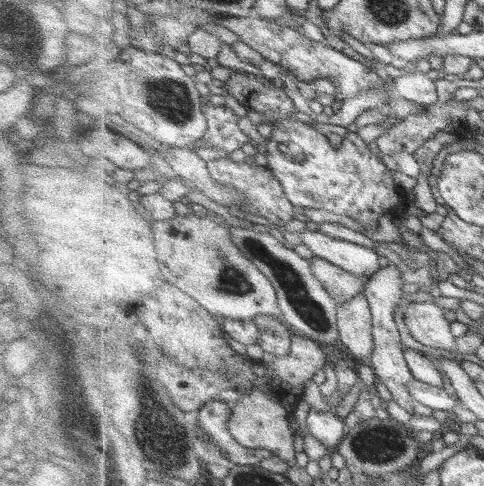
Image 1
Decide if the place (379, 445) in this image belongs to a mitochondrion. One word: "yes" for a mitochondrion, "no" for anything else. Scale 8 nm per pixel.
yes

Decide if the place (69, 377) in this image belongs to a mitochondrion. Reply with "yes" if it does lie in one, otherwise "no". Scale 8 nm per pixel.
no

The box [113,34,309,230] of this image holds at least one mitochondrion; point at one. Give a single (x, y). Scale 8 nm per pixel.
(171, 98)

